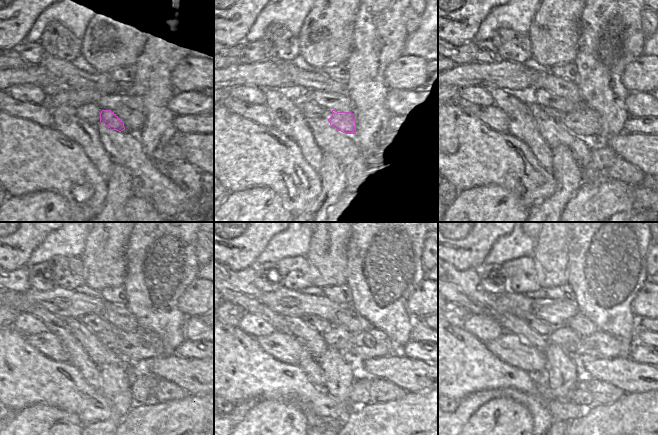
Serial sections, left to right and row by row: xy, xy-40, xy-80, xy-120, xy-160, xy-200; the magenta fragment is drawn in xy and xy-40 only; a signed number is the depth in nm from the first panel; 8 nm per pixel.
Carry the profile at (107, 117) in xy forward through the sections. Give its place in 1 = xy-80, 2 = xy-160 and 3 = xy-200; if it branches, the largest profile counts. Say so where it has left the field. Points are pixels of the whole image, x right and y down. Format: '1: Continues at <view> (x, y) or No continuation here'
1: Continues at xy-80 (582, 121)
2: Continues at xy-160 (372, 343)
3: Continues at xy-200 (600, 344)

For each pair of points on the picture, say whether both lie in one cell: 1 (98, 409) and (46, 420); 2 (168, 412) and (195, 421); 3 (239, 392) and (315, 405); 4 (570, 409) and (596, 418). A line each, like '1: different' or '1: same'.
1: different
2: same
3: same
4: different

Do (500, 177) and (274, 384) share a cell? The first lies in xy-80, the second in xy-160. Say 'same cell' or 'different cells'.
same cell

